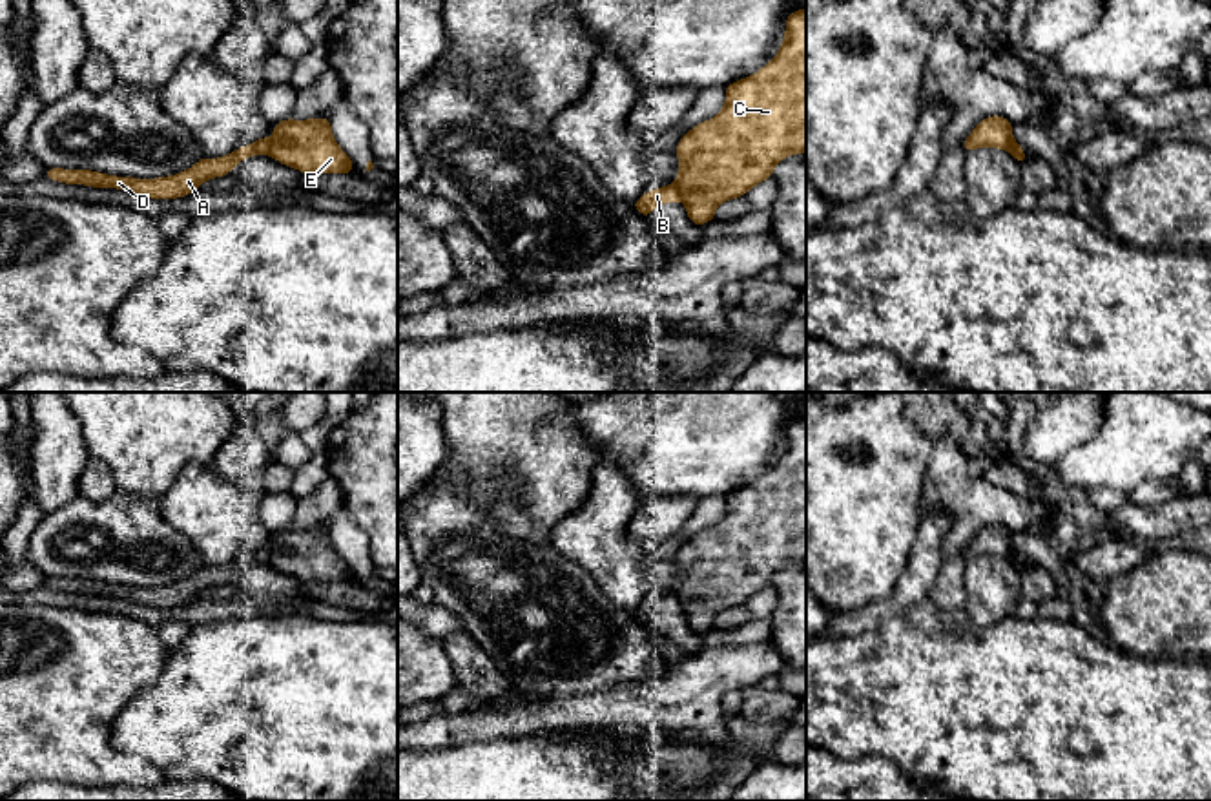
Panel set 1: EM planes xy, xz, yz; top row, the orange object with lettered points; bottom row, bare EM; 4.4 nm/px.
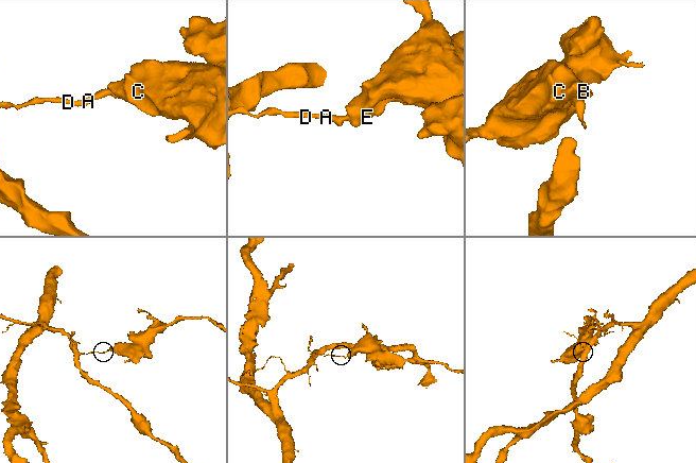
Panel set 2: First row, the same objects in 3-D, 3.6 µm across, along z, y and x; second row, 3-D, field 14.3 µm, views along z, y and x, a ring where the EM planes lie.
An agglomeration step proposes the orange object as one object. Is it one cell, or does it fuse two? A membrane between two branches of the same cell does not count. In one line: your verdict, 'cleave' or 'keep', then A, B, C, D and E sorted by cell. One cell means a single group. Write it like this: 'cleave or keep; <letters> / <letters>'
cleave; A B D / C E

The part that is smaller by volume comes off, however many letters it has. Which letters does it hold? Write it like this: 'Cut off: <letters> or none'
Cut off: C, E

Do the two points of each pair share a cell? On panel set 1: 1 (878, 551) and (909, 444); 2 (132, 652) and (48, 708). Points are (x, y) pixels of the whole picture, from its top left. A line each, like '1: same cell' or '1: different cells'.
1: same cell
2: same cell

